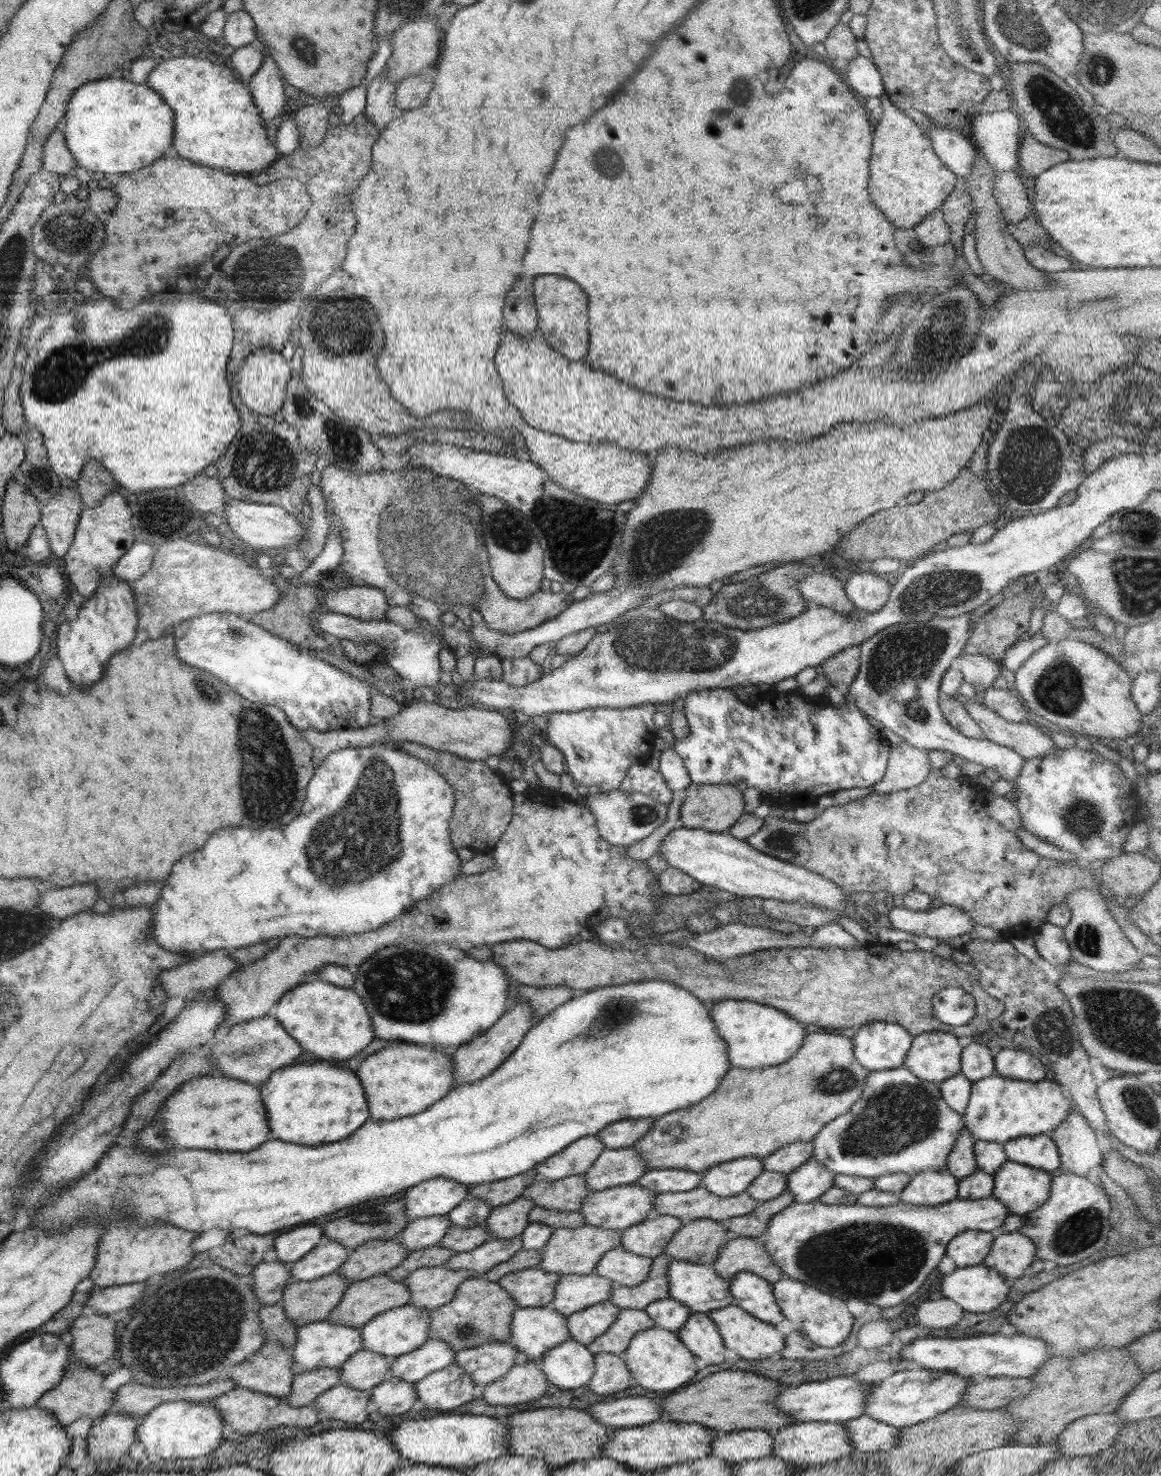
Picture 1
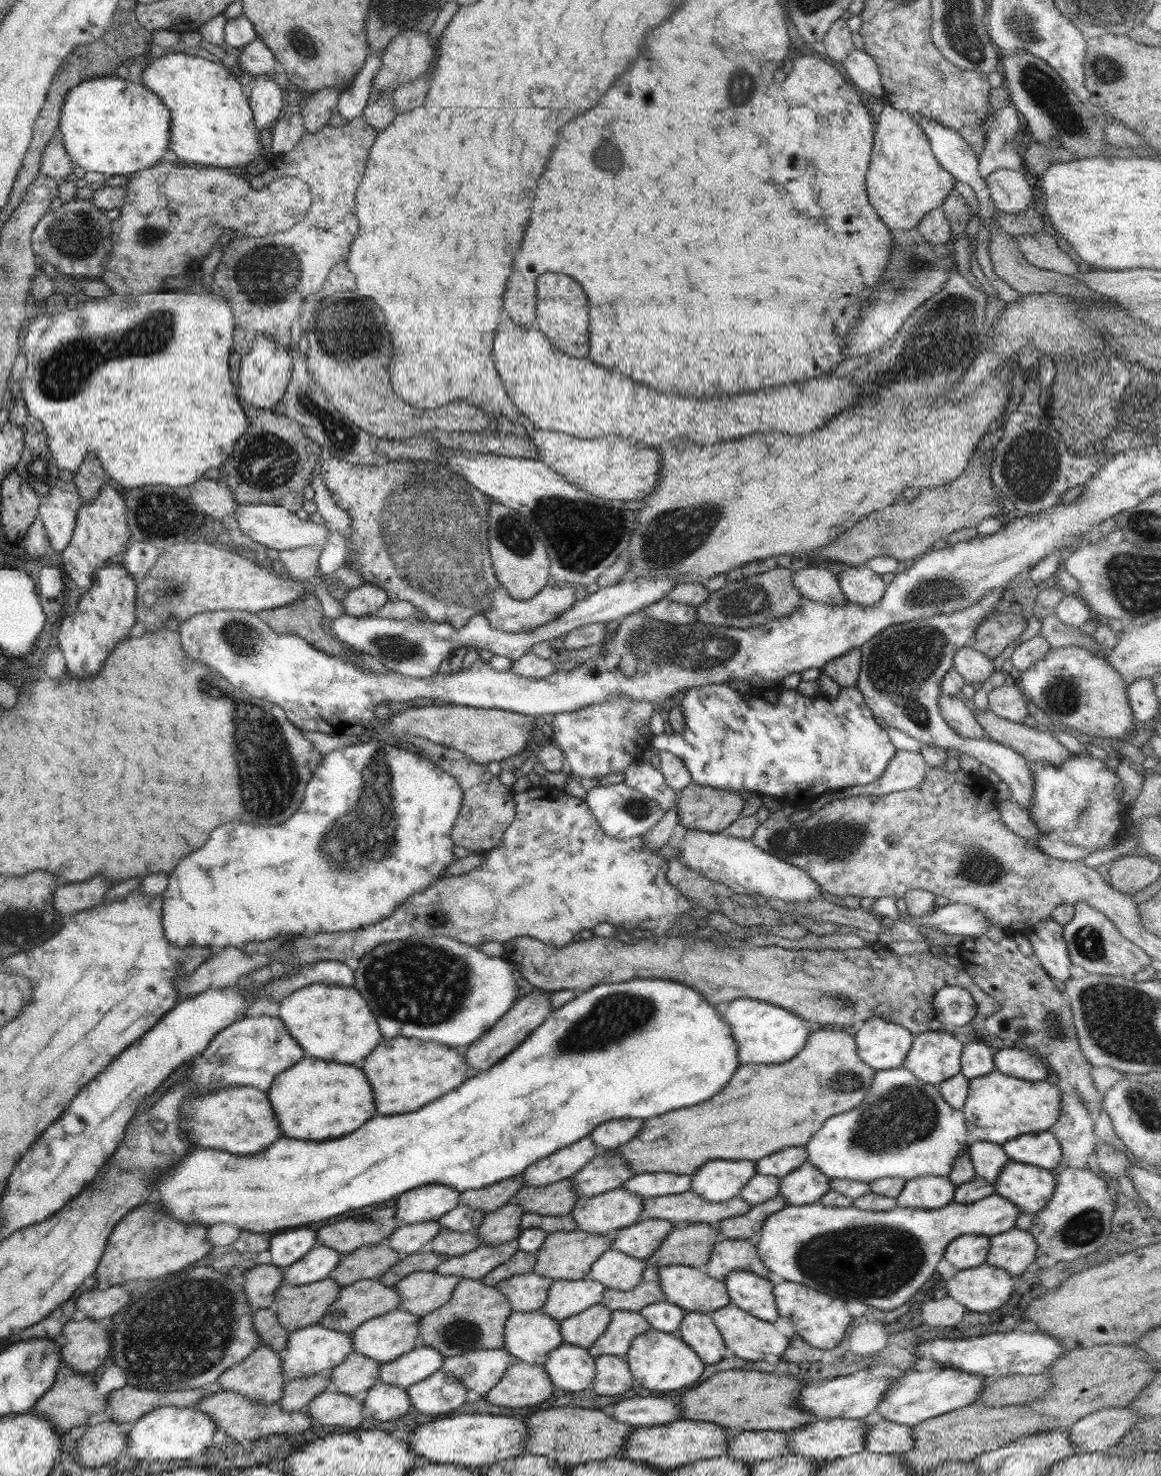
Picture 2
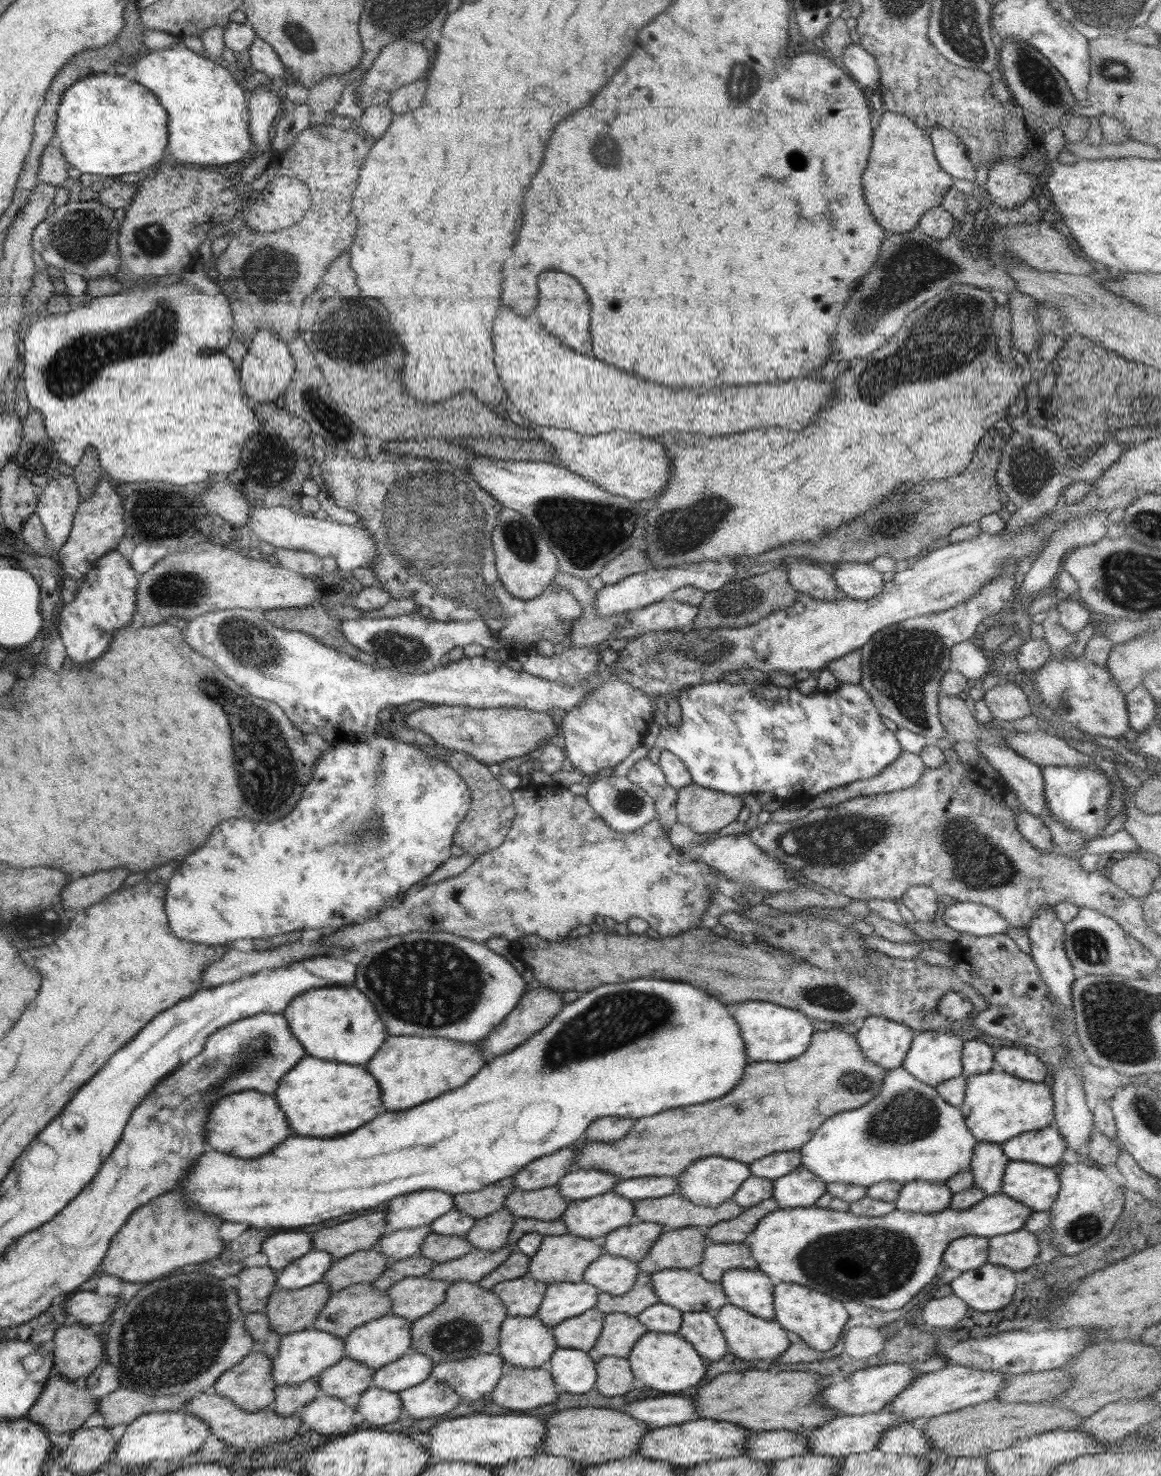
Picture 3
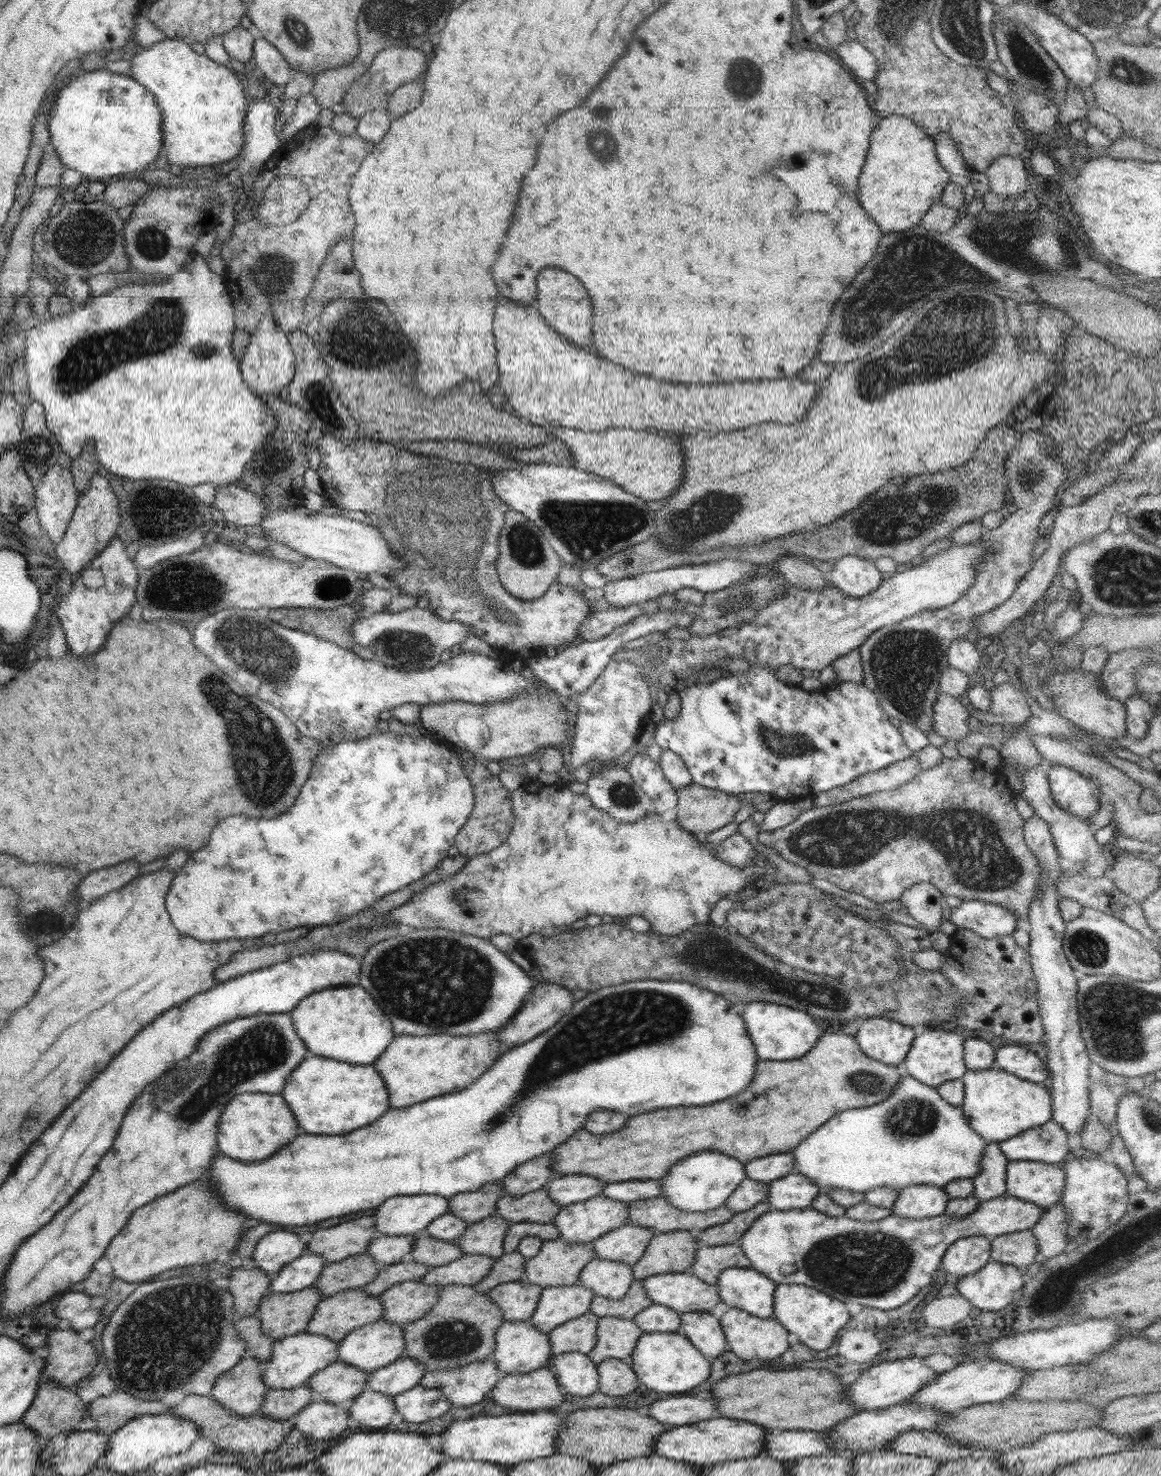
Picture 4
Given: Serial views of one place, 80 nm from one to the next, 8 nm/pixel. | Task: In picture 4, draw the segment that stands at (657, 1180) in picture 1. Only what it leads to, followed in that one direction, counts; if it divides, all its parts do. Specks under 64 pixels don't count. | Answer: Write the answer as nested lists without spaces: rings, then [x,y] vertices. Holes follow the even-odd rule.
[[[629,1180],[607,1183],[602,1195],[628,1204],[636,1200],[660,1197],[662,1191],[663,1184],[657,1180]]]

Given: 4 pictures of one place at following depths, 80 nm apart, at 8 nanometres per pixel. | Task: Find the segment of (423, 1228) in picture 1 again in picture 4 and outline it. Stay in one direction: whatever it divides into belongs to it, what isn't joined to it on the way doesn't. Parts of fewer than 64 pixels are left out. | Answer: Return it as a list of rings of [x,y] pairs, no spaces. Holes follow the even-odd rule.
[[[415,1234],[406,1236],[375,1235],[367,1252],[380,1267],[405,1262],[412,1258]]]

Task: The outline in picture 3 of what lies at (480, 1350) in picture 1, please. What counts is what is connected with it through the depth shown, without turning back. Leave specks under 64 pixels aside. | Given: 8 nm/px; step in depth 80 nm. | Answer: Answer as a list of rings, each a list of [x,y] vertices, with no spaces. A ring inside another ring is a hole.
[[[482,1354],[460,1360],[443,1362],[434,1365],[430,1378],[436,1378],[440,1384],[448,1384],[461,1398],[461,1402],[472,1404],[482,1402],[482,1397],[488,1392],[494,1391],[503,1374],[503,1367],[507,1364],[500,1354]]]

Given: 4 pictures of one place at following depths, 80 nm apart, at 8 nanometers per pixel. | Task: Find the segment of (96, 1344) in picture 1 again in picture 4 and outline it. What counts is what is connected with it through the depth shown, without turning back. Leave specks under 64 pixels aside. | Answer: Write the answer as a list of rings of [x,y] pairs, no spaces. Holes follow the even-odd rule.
[[[72,1329],[52,1330],[46,1337],[50,1350],[43,1378],[64,1388],[76,1388],[90,1377],[99,1361],[91,1342],[85,1342]]]

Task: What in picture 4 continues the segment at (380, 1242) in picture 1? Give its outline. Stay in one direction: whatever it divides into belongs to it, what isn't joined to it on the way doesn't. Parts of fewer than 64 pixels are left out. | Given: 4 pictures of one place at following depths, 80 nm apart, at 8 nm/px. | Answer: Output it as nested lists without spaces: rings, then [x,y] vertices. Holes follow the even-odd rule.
[[[368,1253],[344,1258],[340,1262],[328,1262],[314,1287],[320,1289],[324,1297],[343,1290],[364,1287],[377,1277],[380,1268]]]

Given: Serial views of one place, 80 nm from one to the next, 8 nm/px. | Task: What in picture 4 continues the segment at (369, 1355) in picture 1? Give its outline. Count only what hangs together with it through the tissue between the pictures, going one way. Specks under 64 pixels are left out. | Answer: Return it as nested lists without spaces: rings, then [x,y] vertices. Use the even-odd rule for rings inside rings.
[[[338,1360],[318,1370],[307,1387],[314,1392],[315,1399],[328,1401],[348,1411],[356,1397],[367,1388],[367,1378],[368,1374],[362,1370]]]

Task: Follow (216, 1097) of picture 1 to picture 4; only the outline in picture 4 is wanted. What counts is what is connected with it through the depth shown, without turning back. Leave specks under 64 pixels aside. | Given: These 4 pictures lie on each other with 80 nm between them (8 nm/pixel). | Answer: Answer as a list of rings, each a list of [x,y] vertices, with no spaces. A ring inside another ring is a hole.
[[[236,1094],[218,1120],[218,1148],[236,1160],[264,1160],[298,1134],[296,1120],[280,1094]]]

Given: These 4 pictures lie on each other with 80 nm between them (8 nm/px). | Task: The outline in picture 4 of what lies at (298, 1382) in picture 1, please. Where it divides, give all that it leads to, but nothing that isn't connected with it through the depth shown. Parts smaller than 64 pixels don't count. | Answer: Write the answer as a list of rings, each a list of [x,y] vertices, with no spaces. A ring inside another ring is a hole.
[[[307,1385],[290,1390],[269,1389],[260,1414],[273,1419],[287,1420],[308,1405],[312,1398],[315,1398],[314,1392]]]

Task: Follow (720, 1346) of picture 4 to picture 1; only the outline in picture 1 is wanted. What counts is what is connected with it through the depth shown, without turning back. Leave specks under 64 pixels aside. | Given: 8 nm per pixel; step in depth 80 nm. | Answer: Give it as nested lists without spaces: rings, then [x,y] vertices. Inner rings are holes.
[[[690,1314],[676,1336],[696,1358],[702,1358],[708,1364],[724,1362],[726,1347],[717,1327],[708,1316]]]

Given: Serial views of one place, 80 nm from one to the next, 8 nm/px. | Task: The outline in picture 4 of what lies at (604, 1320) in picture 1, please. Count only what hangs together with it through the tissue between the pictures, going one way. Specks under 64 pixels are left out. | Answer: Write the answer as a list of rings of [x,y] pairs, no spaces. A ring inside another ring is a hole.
[[[588,1312],[564,1325],[556,1326],[546,1336],[550,1342],[551,1356],[572,1352],[588,1355],[596,1345],[596,1326],[599,1318]]]

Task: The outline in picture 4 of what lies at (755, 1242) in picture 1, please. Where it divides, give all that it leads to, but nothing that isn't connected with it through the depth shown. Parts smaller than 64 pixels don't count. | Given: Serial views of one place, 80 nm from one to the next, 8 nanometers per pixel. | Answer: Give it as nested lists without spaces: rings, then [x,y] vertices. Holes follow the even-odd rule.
[[[738,1242],[720,1246],[708,1246],[704,1243],[698,1243],[696,1260],[691,1272],[702,1282],[716,1285],[719,1274],[723,1270],[732,1267],[748,1268],[750,1266],[751,1262]]]

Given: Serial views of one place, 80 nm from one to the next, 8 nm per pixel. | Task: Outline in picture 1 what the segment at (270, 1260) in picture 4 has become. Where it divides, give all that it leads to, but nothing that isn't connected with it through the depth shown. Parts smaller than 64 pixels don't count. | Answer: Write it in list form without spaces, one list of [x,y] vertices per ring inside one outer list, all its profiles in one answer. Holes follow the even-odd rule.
[[[301,1225],[280,1233],[275,1238],[273,1248],[277,1252],[278,1261],[283,1262],[290,1271],[292,1265],[324,1237],[323,1230],[317,1225]]]

